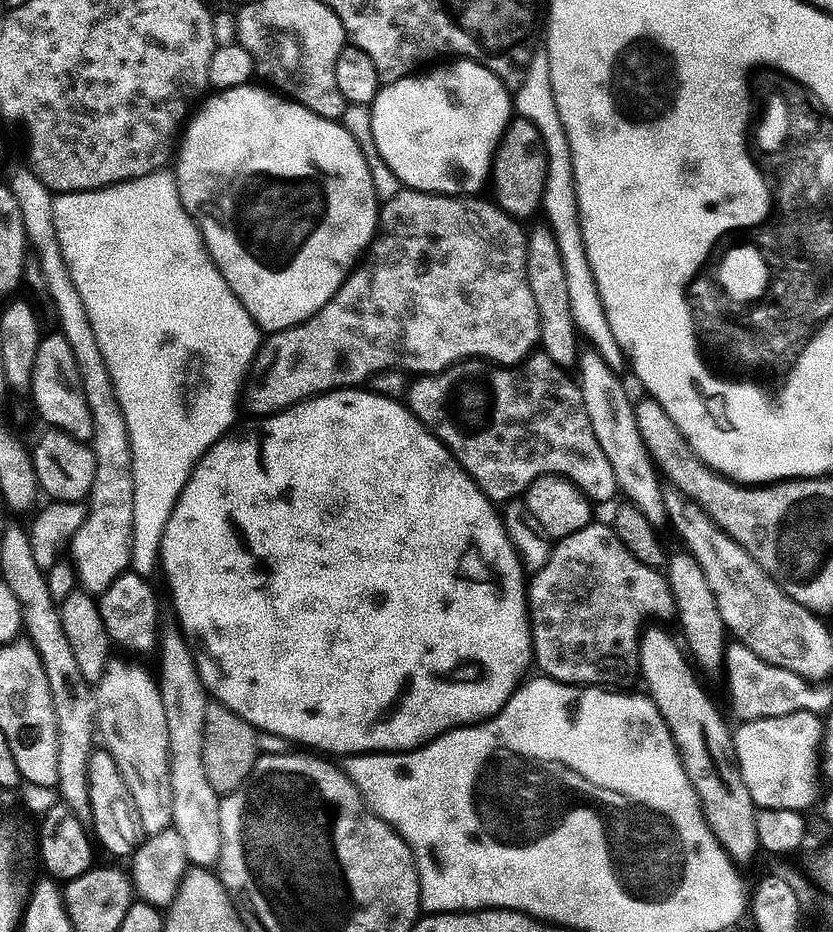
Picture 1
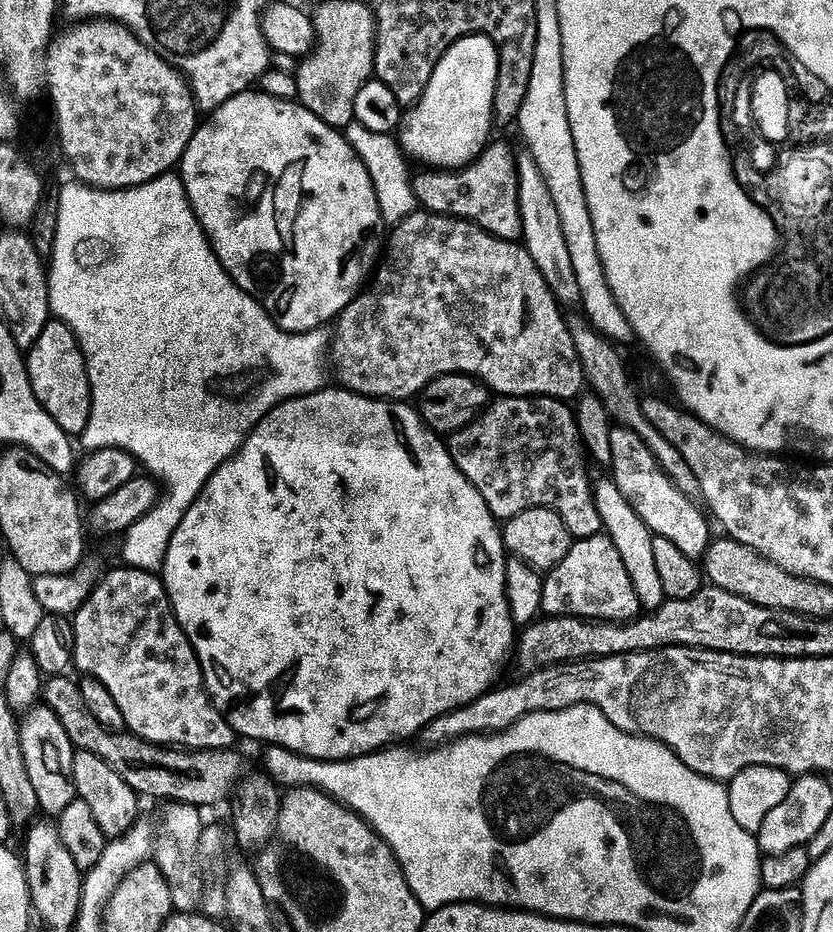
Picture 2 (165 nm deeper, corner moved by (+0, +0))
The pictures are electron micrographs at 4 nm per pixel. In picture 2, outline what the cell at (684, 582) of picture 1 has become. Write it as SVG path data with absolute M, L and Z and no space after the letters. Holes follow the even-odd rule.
M613 427L610 434L610 447L613 454L613 462L610 467L610 478L622 490L622 498L634 506L638 518L646 522L648 529L652 531L653 537L661 536L672 542L674 546L692 561L699 561L708 553L708 545L714 539L709 519L705 511L696 505L697 501L691 496L682 494L674 482L658 466L652 451L634 434L629 428ZM704 513L704 514L703 514ZM705 516L705 518L704 518Z

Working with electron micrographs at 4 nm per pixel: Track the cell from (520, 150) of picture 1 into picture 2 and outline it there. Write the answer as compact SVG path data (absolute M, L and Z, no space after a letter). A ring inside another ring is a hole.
M492 142L480 153L477 160L472 161L467 168L459 169L460 180L456 180L457 173L452 170L420 170L420 173L417 171L412 181L416 203L425 212L453 216L459 220L469 220L470 223L478 225L479 228L486 230L492 236L503 240L519 241L523 237L524 230L520 203L518 202L516 157L517 153L512 152L510 145Z

